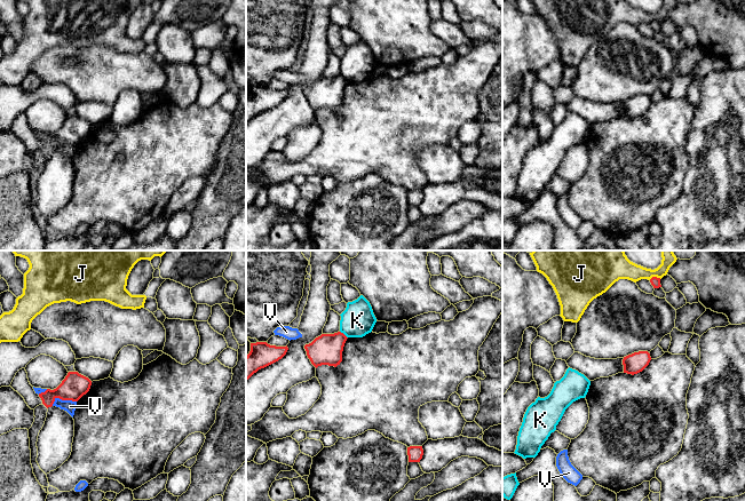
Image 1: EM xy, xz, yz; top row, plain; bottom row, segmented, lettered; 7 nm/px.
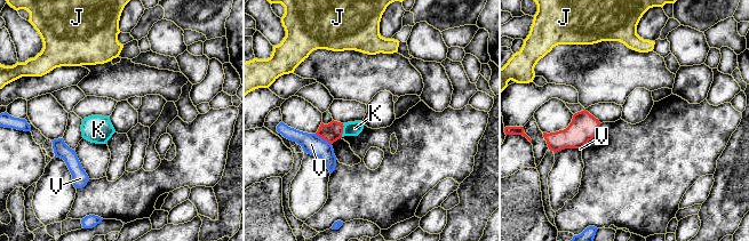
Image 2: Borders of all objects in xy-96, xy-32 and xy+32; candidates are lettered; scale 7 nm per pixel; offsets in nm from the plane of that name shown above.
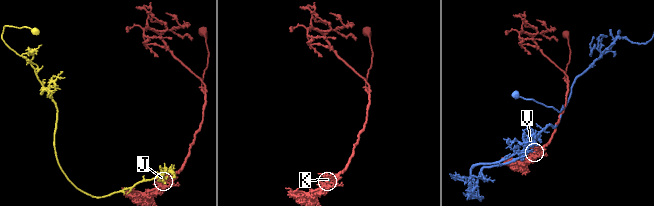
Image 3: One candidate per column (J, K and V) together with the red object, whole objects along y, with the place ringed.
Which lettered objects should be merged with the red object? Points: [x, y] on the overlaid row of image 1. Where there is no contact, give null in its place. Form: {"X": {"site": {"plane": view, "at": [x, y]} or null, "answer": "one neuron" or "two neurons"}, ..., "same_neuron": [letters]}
{"J": {"site": {"plane": "yz", "at": [655, 277]}, "answer": "two neurons"}, "K": {"site": {"plane": "xz", "at": [343, 334]}, "answer": "two neurons"}, "V": {"site": {"plane": "xy", "at": [62, 399]}, "answer": "two neurons"}, "same_neuron": []}

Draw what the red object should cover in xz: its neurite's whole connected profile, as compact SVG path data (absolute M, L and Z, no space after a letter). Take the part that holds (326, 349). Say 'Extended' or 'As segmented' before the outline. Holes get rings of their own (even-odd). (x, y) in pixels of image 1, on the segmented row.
As segmented. M341 332L322 334L311 343L306 344L304 349L308 358L316 368L322 365L336 367L342 361L342 351L347 339Z

